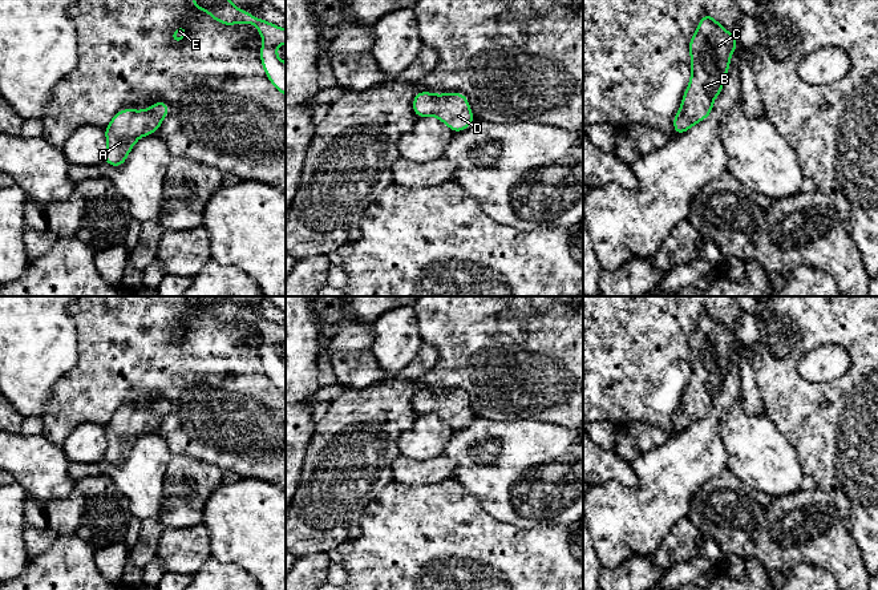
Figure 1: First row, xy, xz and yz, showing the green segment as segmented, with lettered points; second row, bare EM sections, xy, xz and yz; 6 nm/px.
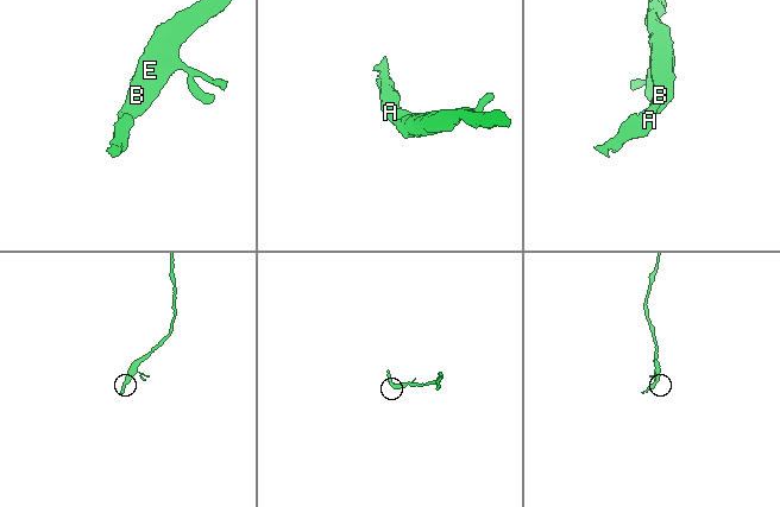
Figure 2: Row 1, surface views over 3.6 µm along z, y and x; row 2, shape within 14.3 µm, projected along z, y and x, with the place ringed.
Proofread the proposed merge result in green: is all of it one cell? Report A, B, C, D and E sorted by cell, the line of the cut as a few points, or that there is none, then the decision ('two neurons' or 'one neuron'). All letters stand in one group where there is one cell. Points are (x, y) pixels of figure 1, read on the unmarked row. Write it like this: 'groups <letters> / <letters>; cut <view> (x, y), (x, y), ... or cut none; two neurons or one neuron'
groups A B C D E; cut none; one neuron

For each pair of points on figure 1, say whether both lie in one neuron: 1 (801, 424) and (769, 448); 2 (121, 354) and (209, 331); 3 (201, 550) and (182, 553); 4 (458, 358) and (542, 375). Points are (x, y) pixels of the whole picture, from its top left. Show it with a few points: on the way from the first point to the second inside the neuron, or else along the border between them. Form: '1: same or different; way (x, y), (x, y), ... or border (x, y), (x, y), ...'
1: different; border (765, 412), (792, 447), (800, 464)
2: same; way (142, 354), (187, 352)
3: same; way (197, 550), (186, 550)
4: same; way (480, 358), (506, 358), (514, 364), (521, 364)

